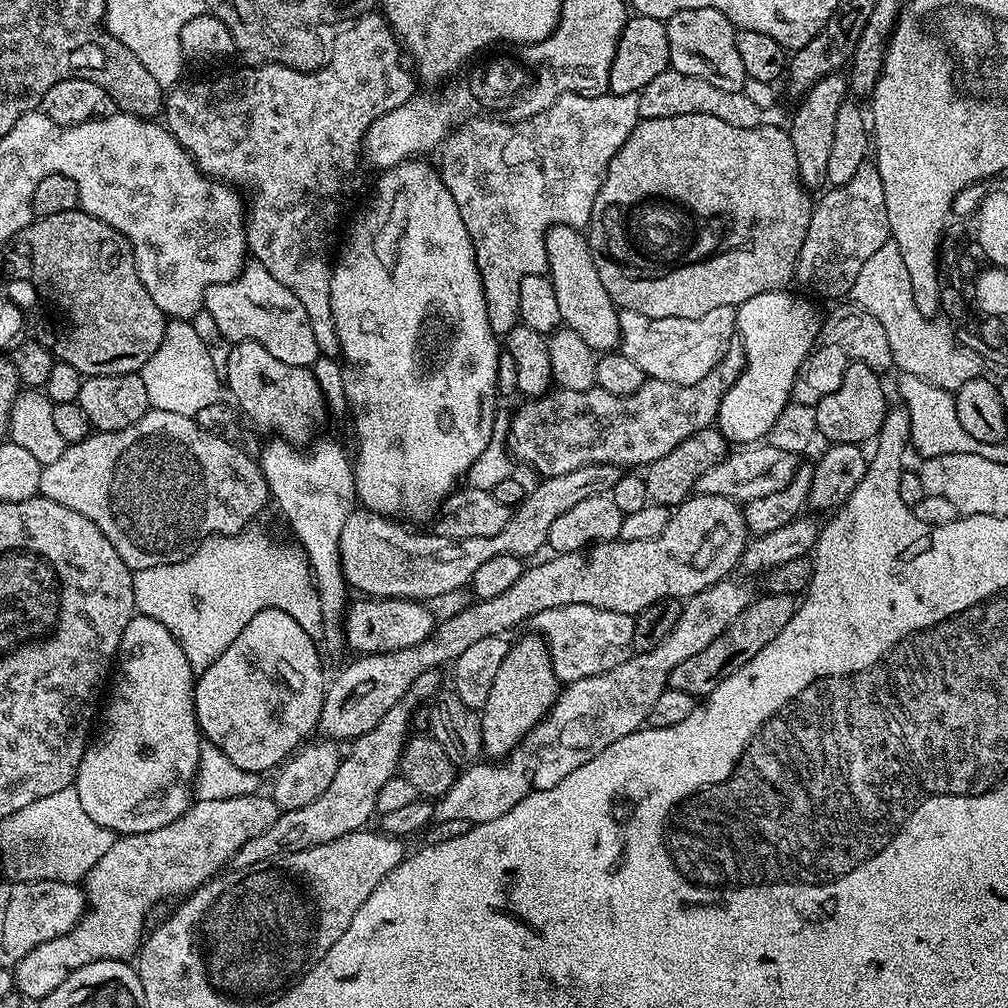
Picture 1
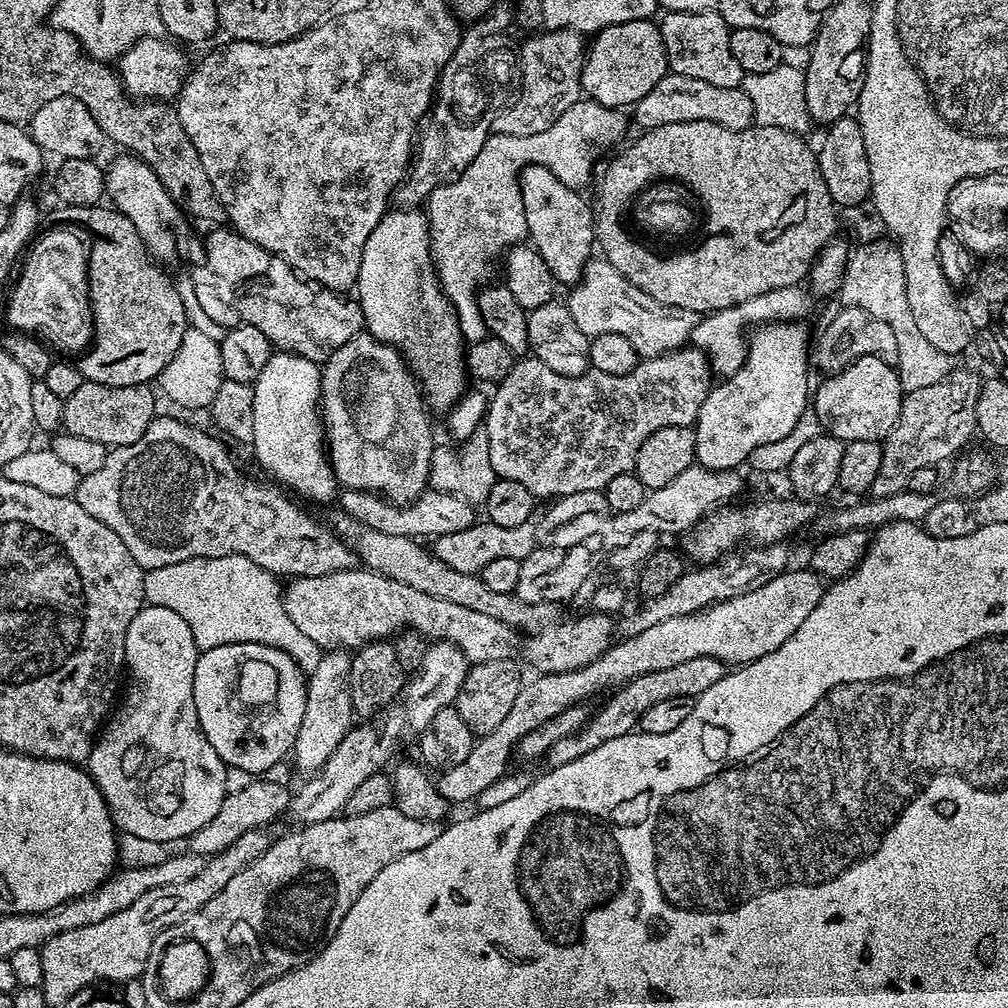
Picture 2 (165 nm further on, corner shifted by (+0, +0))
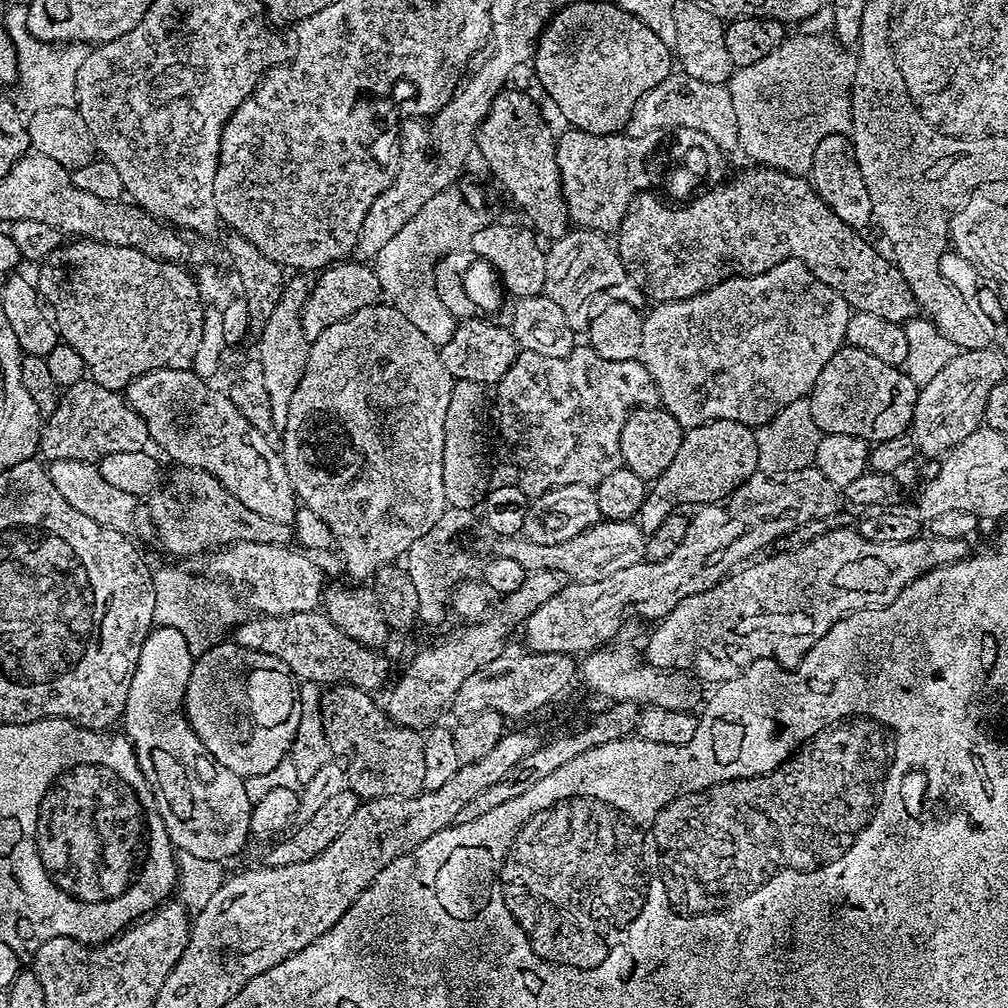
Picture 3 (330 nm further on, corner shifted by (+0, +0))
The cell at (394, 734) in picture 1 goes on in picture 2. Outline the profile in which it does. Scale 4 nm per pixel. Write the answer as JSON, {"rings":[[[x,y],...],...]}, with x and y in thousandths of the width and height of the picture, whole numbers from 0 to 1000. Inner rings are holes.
{"rings":[[[265,820],[244,823],[236,835],[224,839],[214,849],[209,850],[192,871],[185,875],[173,875],[173,879],[157,879],[137,895],[125,899],[125,903],[117,903],[117,907],[109,907],[109,911],[101,911],[101,915],[93,915],[89,919],[77,919],[77,923],[65,923],[45,937],[40,938],[40,972],[39,979],[44,982],[44,989],[49,998],[63,998],[73,986],[83,980],[90,980],[100,974],[131,974],[142,969],[143,959],[149,950],[149,938],[153,938],[153,931],[161,927],[169,919],[184,913],[192,907],[208,891],[212,891],[232,871],[232,867],[240,867],[244,859],[248,859],[257,849],[264,847],[272,832]]]}

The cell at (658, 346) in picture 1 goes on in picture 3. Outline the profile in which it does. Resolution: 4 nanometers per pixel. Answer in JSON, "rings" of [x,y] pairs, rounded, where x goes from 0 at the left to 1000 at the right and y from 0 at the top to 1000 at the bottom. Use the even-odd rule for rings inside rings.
{"rings":[[[571,226],[564,229],[557,238],[547,239],[542,250],[542,280],[540,281],[539,293],[545,294],[556,303],[565,323],[570,327],[579,327],[584,324],[585,309],[582,302],[586,294],[601,294],[604,299],[619,299],[630,304],[637,303],[641,298],[640,291],[625,277],[619,261],[615,259],[615,251],[610,245],[602,242],[600,235],[594,230],[587,230],[584,226]]]}

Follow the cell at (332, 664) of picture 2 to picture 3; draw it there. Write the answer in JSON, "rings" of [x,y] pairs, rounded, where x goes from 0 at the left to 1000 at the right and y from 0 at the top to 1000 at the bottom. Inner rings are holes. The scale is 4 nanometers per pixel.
{"rings":[[[384,300],[368,302],[347,312],[347,315],[339,319],[331,319],[331,323],[319,327],[319,331],[315,331],[315,335],[309,338],[302,370],[298,381],[292,387],[292,395],[288,395],[286,414],[280,423],[280,451],[284,466],[288,470],[288,478],[292,478],[295,497],[301,503],[312,506],[312,510],[325,521],[328,535],[333,535],[333,540],[341,551],[342,565],[353,574],[350,576],[368,576],[378,563],[396,557],[407,546],[407,542],[419,530],[426,529],[427,524],[438,512],[444,500],[442,482],[438,482],[438,450],[442,442],[442,407],[446,403],[449,380],[450,376],[439,362],[437,346],[432,345],[419,332],[419,327],[415,327],[415,323],[411,323],[411,319],[403,315],[403,312],[399,312]]]}

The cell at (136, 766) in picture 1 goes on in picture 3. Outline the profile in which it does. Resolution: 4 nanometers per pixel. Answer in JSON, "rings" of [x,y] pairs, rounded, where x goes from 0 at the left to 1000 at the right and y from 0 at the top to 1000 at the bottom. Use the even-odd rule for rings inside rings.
{"rings":[[[152,622],[145,637],[141,637],[141,649],[137,649],[137,661],[133,665],[133,673],[129,673],[129,688],[125,688],[121,726],[135,746],[135,755],[143,769],[143,777],[149,783],[165,827],[171,832],[172,842],[193,847],[200,855],[226,853],[240,844],[246,829],[251,828],[248,808],[252,794],[249,789],[246,791],[243,771],[232,768],[232,764],[224,764],[224,760],[213,754],[204,740],[200,740],[196,728],[190,723],[185,695],[191,658],[188,641],[185,633],[177,629],[177,625]]]}

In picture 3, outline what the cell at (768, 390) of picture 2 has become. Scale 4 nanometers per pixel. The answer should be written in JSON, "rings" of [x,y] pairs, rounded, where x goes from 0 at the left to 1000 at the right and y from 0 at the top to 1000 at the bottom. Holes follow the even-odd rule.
{"rings":[[[709,417],[691,425],[684,425],[677,435],[677,442],[673,442],[673,451],[669,454],[669,458],[665,458],[665,462],[661,462],[661,466],[653,475],[646,477],[633,511],[634,522],[642,530],[653,526],[653,522],[657,522],[659,515],[666,512],[672,502],[679,502],[675,500],[693,502],[719,496],[732,482],[736,482],[736,478],[740,478],[745,472],[751,471],[752,465],[753,446],[750,430],[736,419]]]}

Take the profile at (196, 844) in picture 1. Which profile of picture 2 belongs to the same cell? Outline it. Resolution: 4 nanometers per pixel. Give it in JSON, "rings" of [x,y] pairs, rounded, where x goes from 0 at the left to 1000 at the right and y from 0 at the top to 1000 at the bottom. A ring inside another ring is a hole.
{"rings":[[[270,772],[247,773],[250,774],[247,778],[246,775],[239,777],[236,788],[223,790],[220,804],[216,804],[216,808],[212,808],[212,812],[208,812],[208,815],[204,815],[204,819],[200,819],[200,823],[196,823],[189,829],[189,844],[195,845],[197,849],[203,851],[212,850],[220,843],[224,843],[224,839],[236,835],[236,831],[240,831],[240,827],[244,827],[244,823],[270,819],[277,810],[281,811],[286,805],[288,785],[286,786],[284,779],[266,773]]]}

